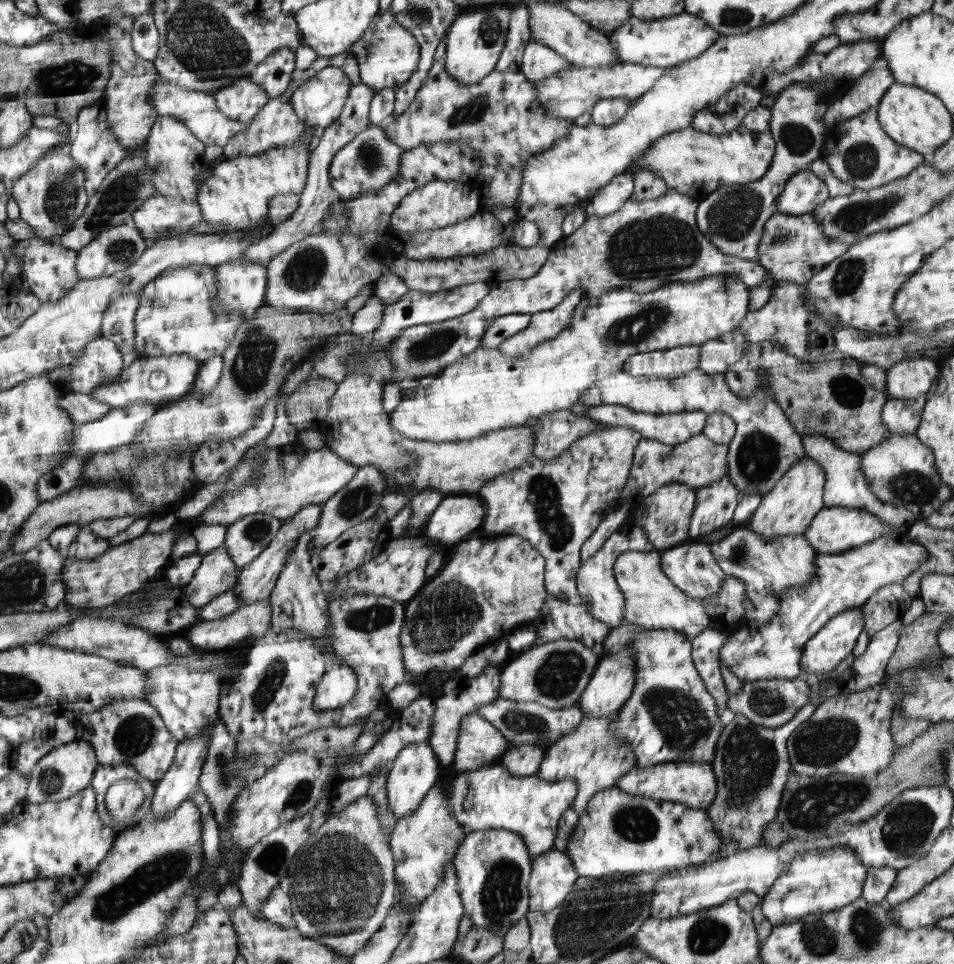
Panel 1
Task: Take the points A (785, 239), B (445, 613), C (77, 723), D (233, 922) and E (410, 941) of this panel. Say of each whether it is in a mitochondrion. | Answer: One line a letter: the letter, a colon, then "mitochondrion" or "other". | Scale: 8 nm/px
A: mitochondrion
B: mitochondrion
C: other
D: other
E: other

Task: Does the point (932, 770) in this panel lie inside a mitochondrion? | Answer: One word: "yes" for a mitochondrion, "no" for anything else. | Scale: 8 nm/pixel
yes

